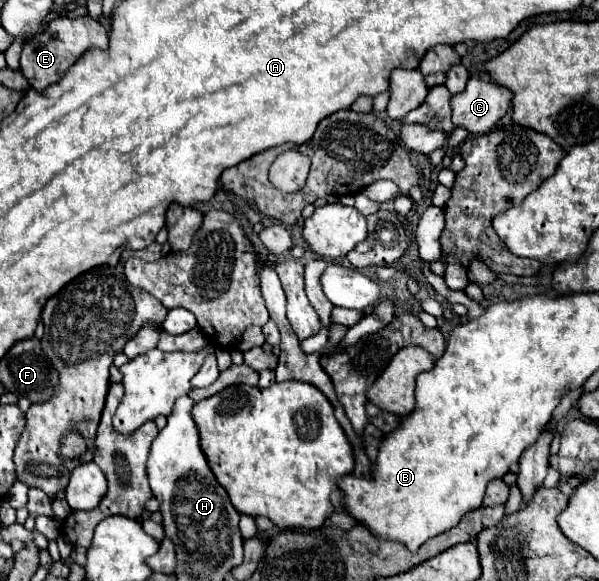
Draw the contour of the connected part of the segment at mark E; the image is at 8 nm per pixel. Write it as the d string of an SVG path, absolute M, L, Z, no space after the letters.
M62 16L62 18L52 20L48 24L46 32L42 32L36 38L24 42L22 56L20 56L20 70L26 76L26 80L30 82L30 86L34 90L42 92L48 86L62 80L64 74L68 72L68 68L74 66L76 60L92 48L108 50L108 32L106 32L106 28L90 16Z

